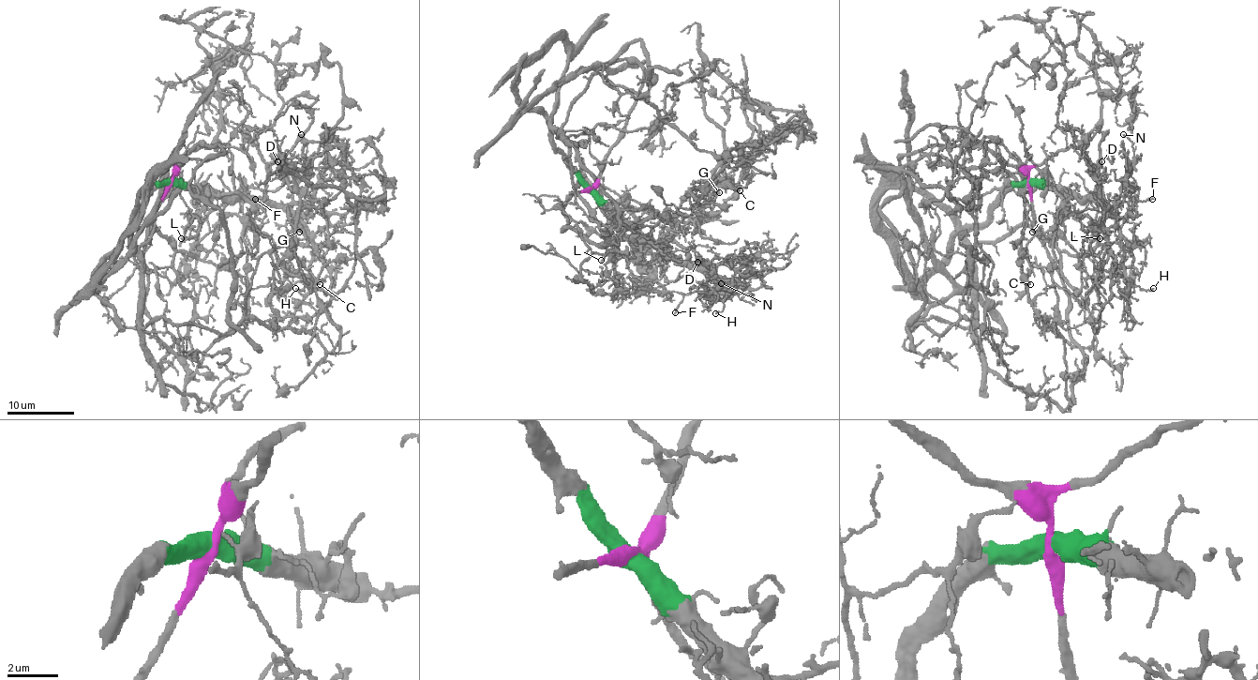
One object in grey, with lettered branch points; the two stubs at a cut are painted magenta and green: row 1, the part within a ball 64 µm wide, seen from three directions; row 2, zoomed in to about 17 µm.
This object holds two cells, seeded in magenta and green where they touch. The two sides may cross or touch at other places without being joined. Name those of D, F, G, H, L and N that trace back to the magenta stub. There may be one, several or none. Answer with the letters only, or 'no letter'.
F, G

